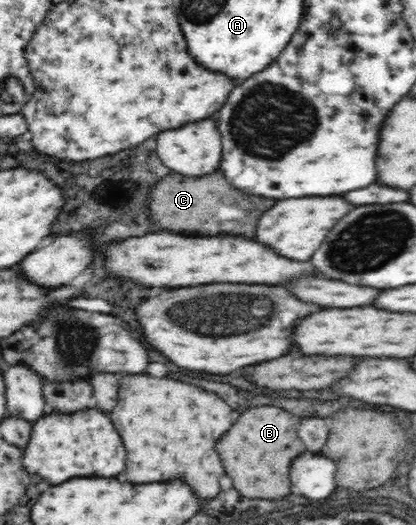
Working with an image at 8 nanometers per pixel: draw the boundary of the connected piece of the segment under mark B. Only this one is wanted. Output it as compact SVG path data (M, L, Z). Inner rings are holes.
M260 405L254 409L246 409L234 427L218 439L218 453L224 463L226 473L234 479L234 487L244 497L284 497L290 493L290 479L288 479L288 467L290 461L300 455L306 447L296 435L298 419L290 413L286 413L280 407ZM274 457L282 457L284 461L284 475L276 469Z

